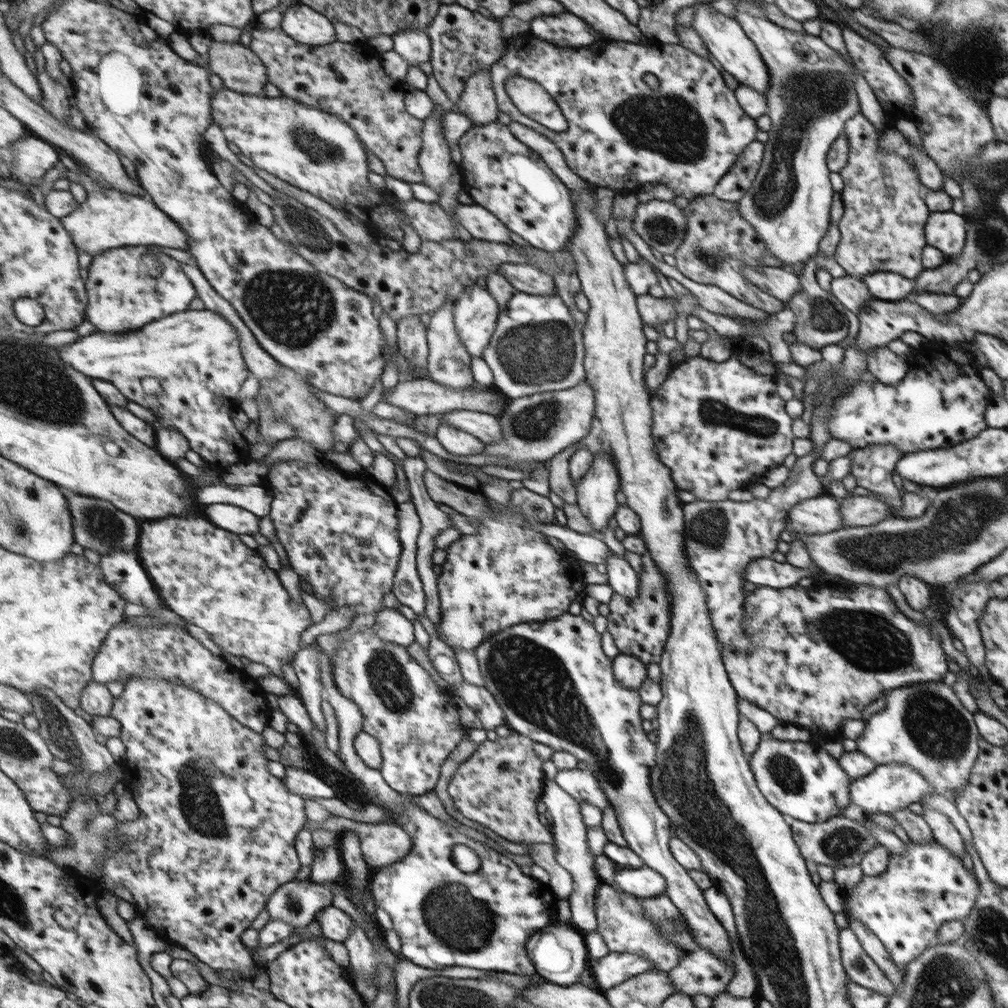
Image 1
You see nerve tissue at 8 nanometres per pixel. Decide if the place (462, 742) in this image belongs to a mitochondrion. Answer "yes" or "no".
no

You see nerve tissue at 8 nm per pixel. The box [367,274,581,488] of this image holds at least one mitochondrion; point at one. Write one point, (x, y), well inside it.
(542, 352)

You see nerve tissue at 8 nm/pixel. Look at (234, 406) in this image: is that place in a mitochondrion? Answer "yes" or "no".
no

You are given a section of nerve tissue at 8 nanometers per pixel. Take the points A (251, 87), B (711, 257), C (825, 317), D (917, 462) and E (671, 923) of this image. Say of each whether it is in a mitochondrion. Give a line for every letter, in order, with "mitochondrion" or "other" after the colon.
A: other
B: mitochondrion
C: mitochondrion
D: other
E: mitochondrion

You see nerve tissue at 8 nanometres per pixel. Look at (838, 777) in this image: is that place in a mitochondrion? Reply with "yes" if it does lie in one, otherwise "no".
no

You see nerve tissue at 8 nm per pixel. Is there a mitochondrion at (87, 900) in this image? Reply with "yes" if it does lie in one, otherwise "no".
no

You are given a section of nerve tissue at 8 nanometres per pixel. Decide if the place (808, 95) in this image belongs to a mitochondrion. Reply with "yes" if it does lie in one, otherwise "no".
yes

